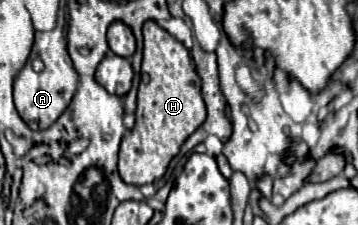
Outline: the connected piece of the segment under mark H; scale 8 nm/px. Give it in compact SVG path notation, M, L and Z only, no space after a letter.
M147 21L143 25L143 67L141 67L141 85L139 85L139 95L137 95L137 121L135 127L123 137L121 141L121 151L119 151L119 175L125 183L131 185L145 185L145 183L155 183L167 173L167 167L171 159L179 153L181 145L185 139L197 131L197 127L205 119L205 103L199 91L199 77L193 69L193 59L189 51L185 49L183 43L173 39L165 29L161 29L155 21Z

